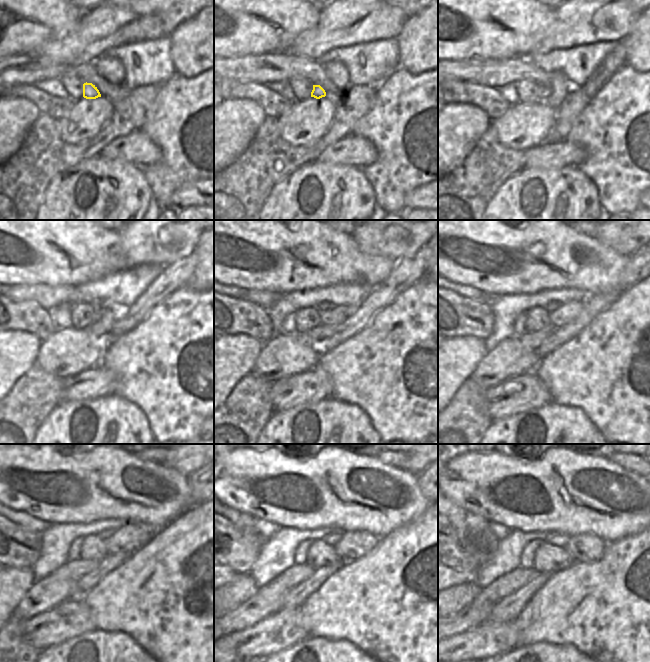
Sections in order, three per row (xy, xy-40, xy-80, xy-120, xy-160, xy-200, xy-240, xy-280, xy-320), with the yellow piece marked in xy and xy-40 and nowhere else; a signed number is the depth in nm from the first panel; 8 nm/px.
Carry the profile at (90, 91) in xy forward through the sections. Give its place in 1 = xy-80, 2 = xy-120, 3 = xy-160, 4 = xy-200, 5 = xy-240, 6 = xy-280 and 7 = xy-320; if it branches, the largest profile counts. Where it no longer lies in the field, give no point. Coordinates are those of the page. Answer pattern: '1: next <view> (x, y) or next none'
1: next xy-80 (544, 92)
2: next xy-120 (118, 310)
3: next xy-160 (336, 316)
4: next xy-200 (567, 312)
5: next xy-240 (131, 537)
6: next xy-280 (353, 545)
7: next xy-320 (587, 548)

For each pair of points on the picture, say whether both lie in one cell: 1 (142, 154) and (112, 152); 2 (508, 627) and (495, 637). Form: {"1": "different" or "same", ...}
{"1": "same", "2": "same"}

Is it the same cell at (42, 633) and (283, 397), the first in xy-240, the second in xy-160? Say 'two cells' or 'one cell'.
one cell

